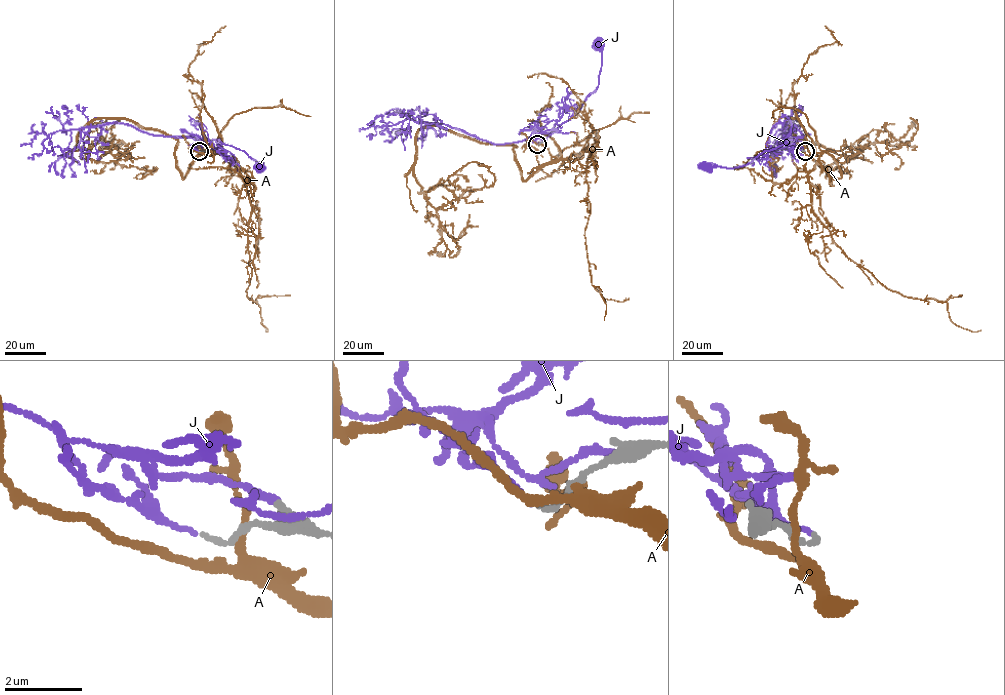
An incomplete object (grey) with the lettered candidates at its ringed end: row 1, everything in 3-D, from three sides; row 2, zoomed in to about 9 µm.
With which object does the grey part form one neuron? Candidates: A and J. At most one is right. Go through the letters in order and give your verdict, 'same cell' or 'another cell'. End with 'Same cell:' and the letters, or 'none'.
A: another cell
J: same cell
Same cell: J

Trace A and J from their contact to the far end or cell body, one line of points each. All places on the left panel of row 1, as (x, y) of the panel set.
A: (201, 151), (215, 154), (203, 151), (183, 178), (176, 139), (92, 119), (75, 150), (156, 167), (133, 178)
J: (198, 151), (196, 148), (204, 141), (218, 139), (242, 150), (263, 167), (257, 163), (258, 166)

